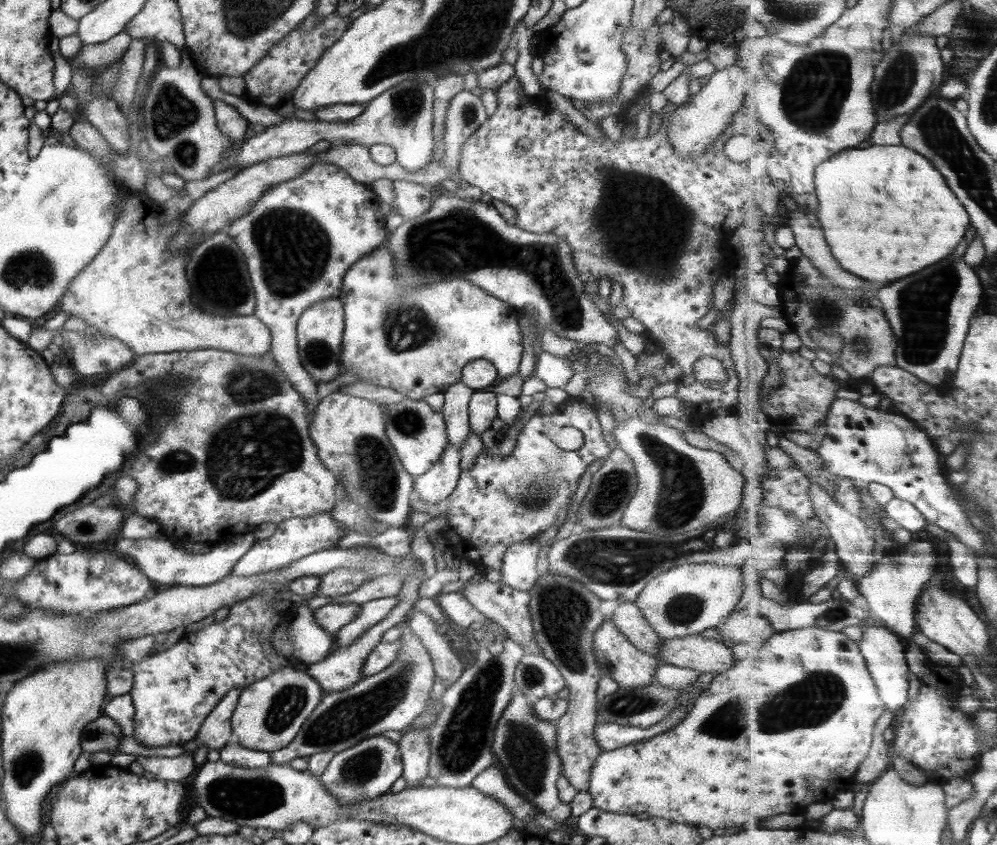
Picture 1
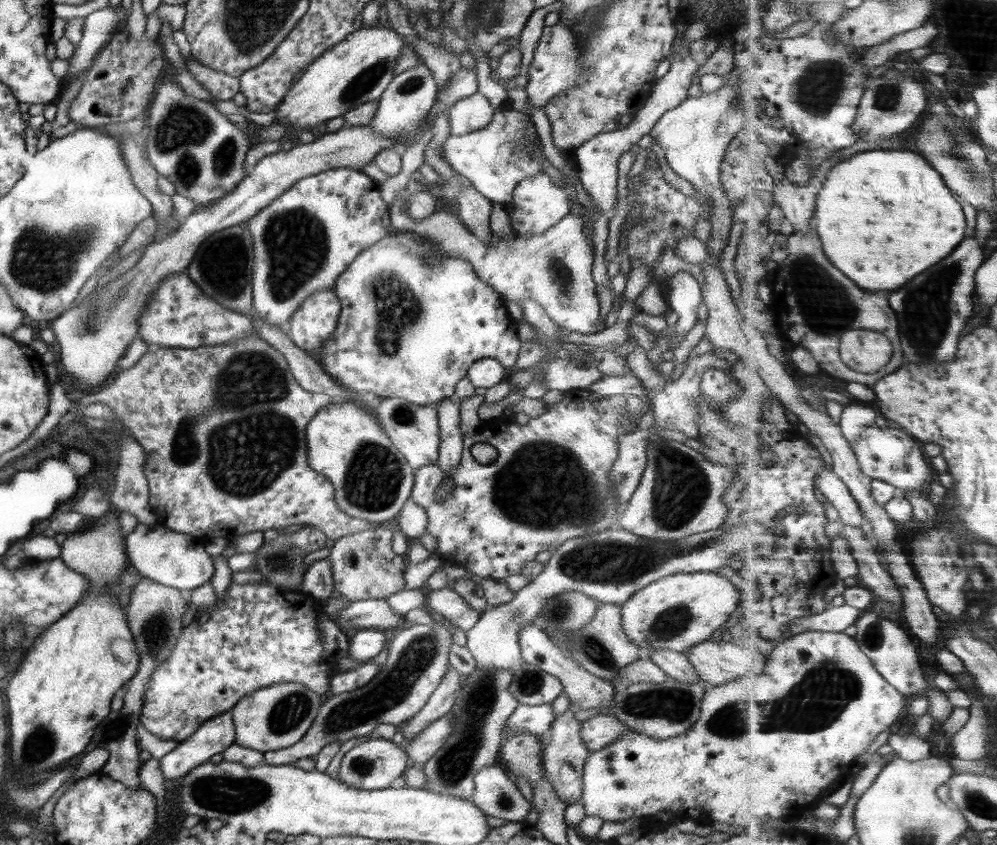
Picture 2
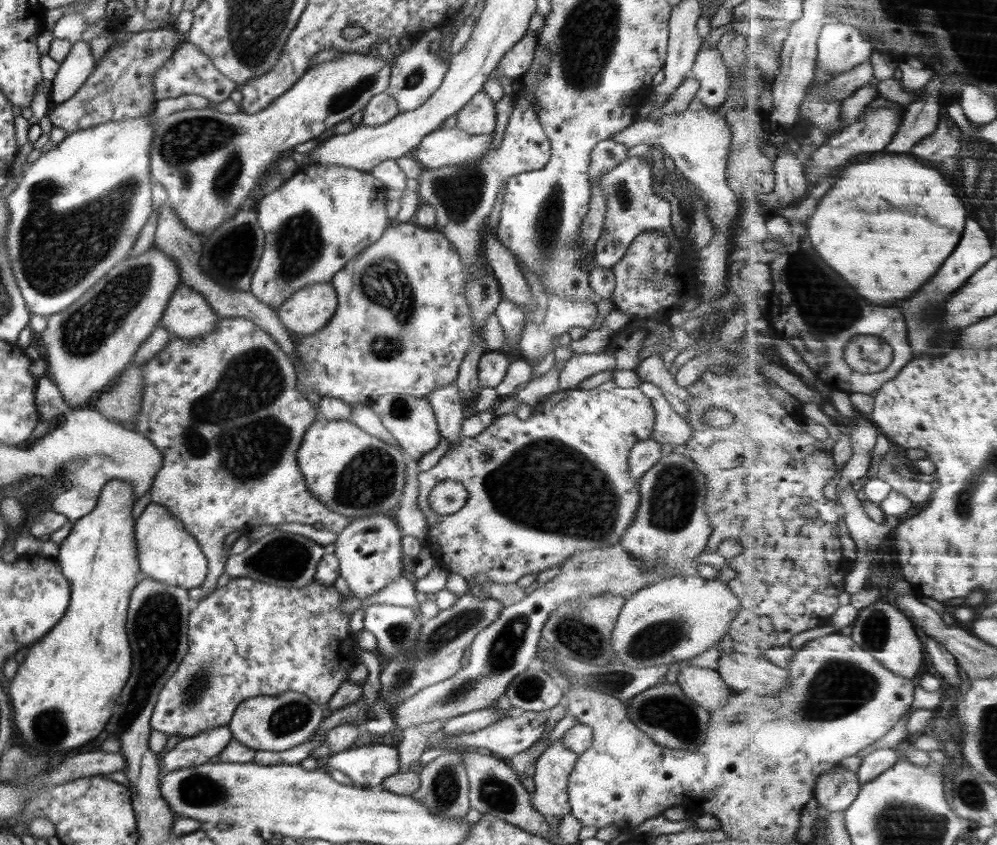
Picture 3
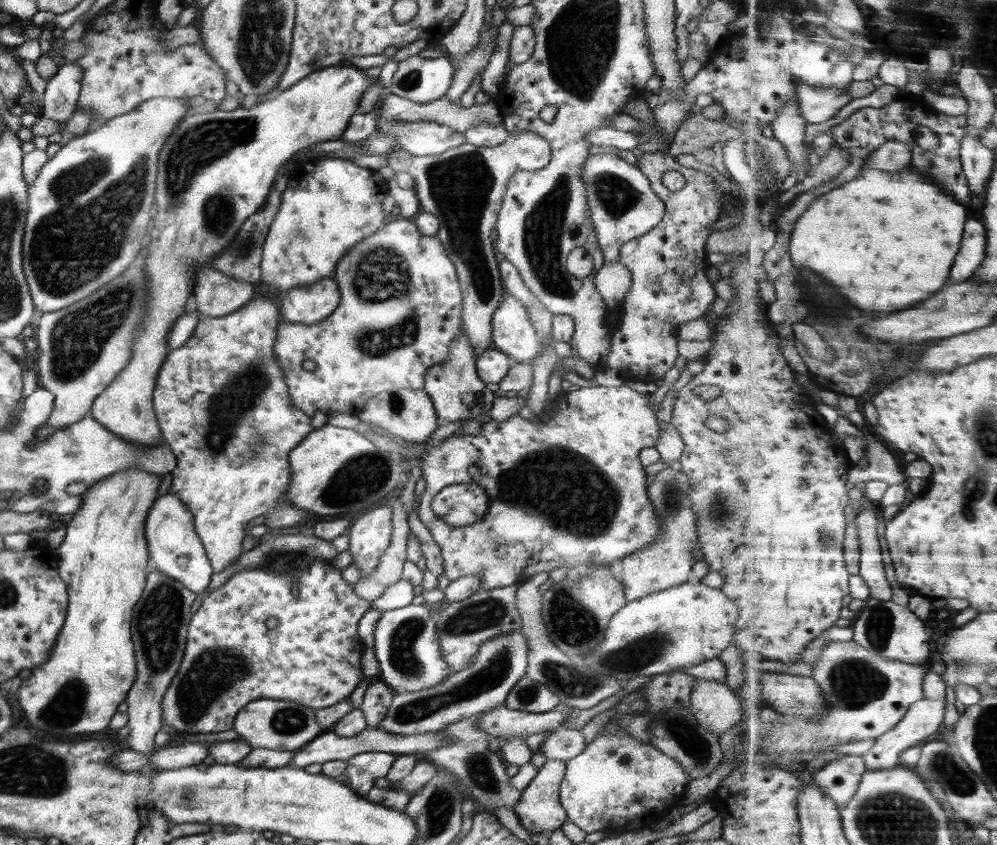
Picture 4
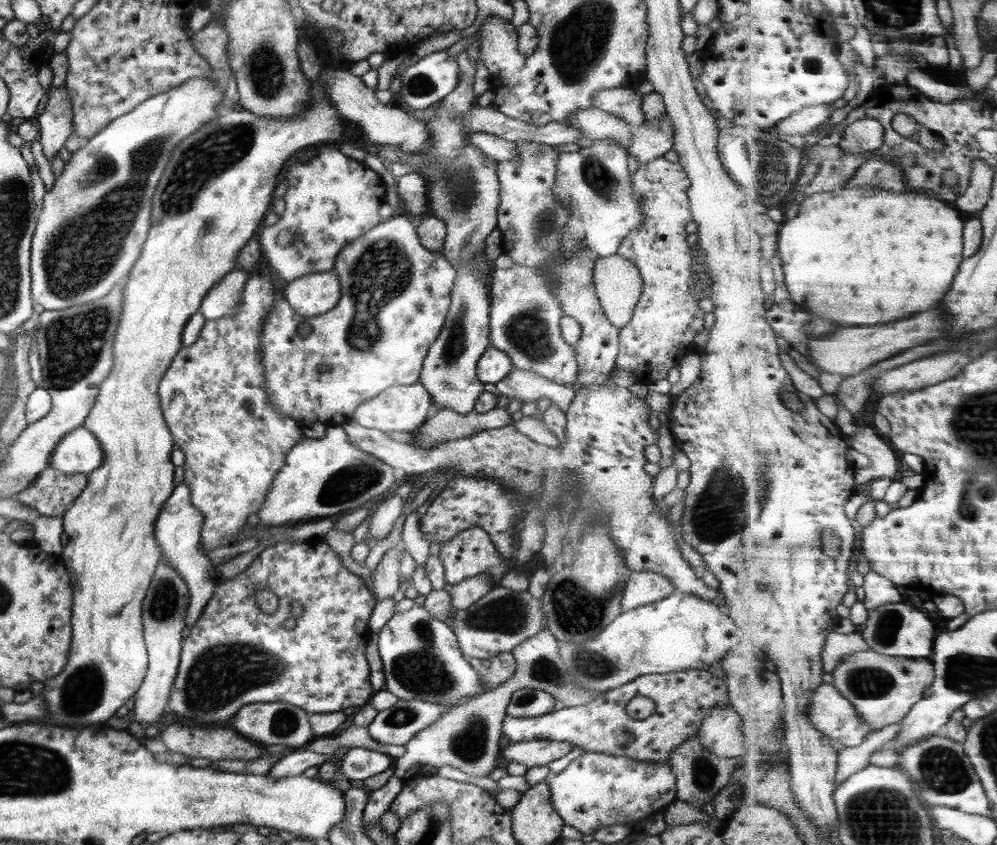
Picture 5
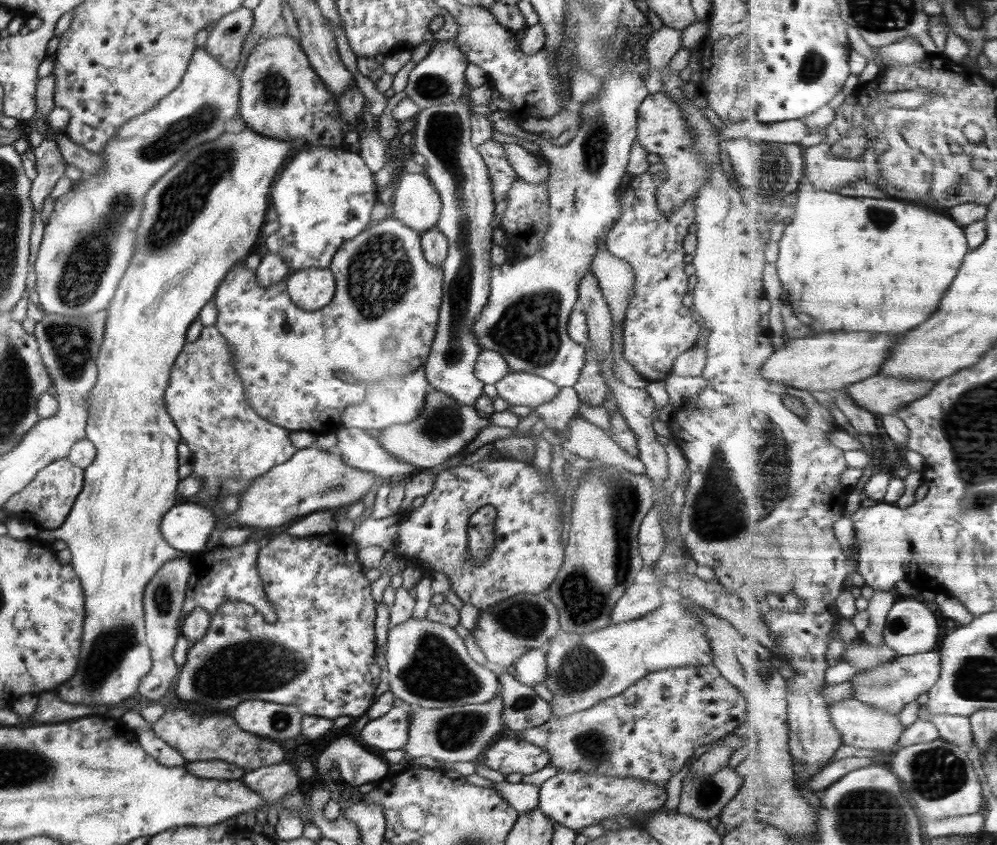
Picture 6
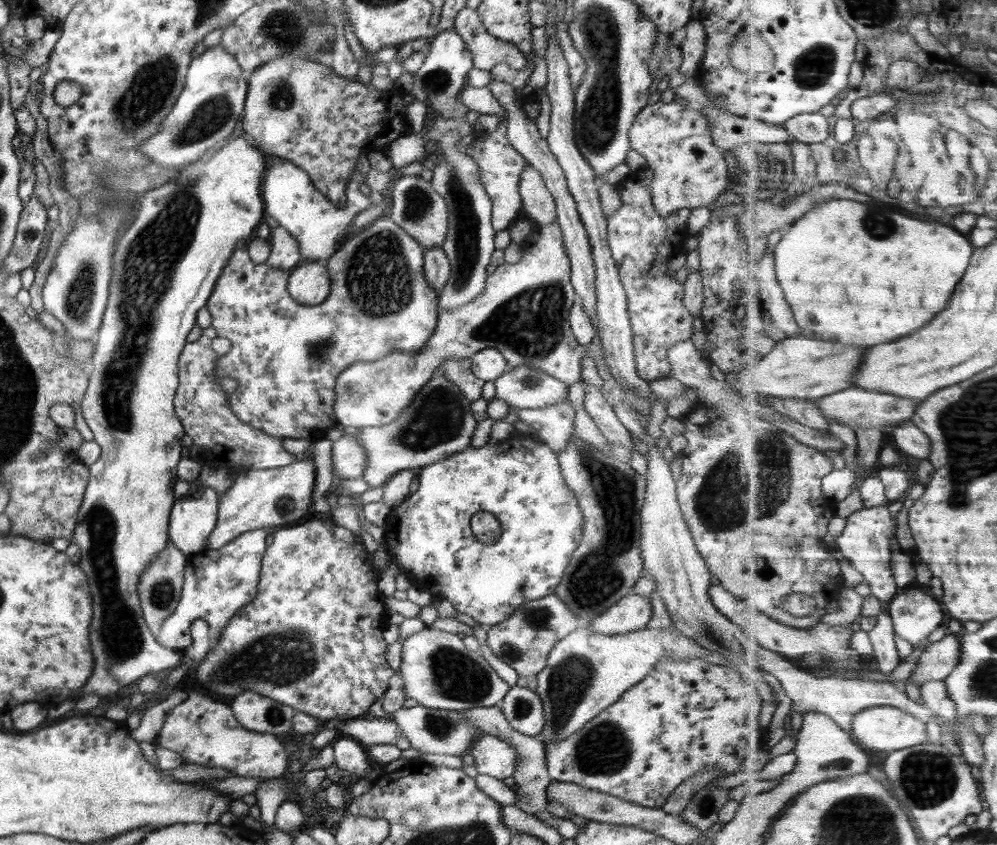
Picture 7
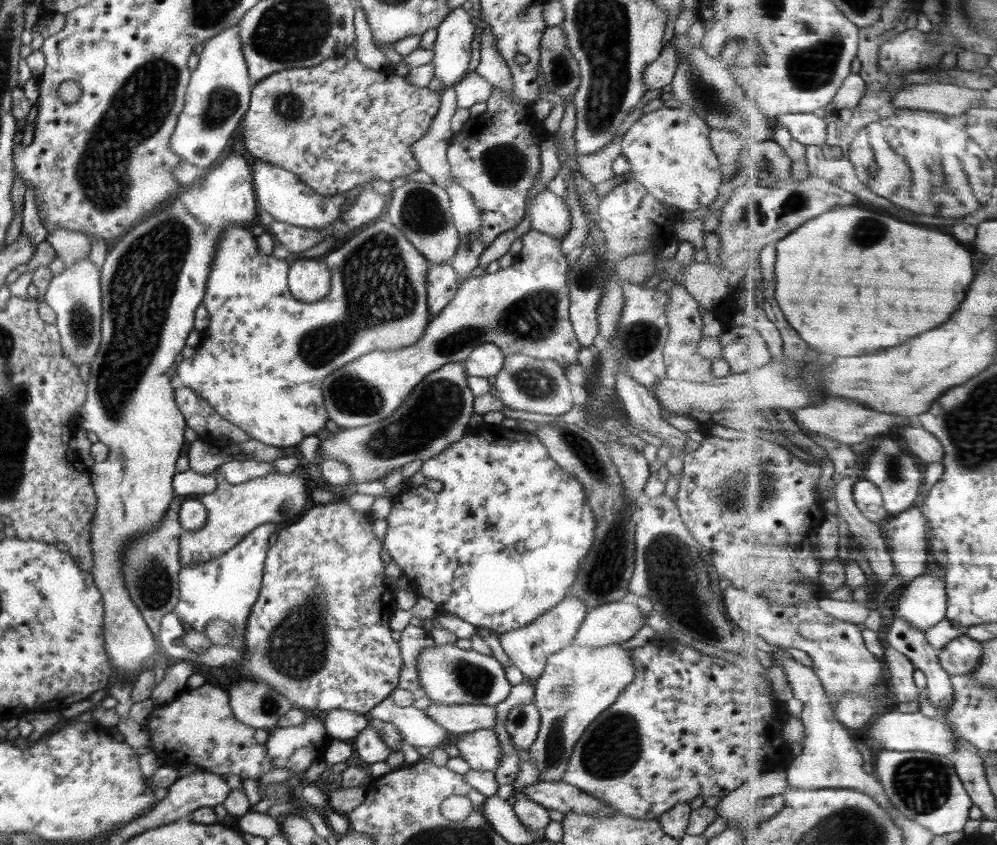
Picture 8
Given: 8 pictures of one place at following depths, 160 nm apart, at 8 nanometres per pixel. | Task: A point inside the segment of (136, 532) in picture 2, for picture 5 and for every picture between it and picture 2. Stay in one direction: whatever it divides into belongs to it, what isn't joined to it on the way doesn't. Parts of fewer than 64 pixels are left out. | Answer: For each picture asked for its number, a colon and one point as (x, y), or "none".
3: (166, 551)
4: (174, 549)
5: (177, 530)

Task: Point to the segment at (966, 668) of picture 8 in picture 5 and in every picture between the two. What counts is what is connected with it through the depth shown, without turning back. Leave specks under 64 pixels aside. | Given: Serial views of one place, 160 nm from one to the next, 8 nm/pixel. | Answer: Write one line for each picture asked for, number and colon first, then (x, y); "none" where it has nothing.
5: (885, 689)
6: (890, 687)
7: (939, 662)

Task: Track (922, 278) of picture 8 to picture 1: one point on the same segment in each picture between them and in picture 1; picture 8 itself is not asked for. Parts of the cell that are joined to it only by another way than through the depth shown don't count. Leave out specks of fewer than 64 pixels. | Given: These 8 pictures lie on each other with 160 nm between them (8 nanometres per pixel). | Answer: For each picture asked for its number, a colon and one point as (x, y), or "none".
1: (888, 212)
2: (886, 215)
3: (892, 221)
4: (885, 257)
5: (843, 258)
6: (858, 263)
7: (868, 276)

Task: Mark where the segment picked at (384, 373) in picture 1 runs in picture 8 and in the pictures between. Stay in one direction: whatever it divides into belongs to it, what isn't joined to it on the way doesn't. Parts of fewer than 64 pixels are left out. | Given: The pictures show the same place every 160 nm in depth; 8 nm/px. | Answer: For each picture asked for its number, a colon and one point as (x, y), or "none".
2: (410, 327)
3: (366, 350)
4: (365, 347)
5: (320, 368)
6: (289, 360)
7: (286, 356)
8: (261, 363)

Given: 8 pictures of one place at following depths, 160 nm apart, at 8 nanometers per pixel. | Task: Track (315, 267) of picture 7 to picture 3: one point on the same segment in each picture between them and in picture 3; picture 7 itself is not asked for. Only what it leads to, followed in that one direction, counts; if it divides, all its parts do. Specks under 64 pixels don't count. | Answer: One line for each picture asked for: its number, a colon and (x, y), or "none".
3: (308, 310)
4: (306, 304)
5: (311, 295)
6: (310, 289)

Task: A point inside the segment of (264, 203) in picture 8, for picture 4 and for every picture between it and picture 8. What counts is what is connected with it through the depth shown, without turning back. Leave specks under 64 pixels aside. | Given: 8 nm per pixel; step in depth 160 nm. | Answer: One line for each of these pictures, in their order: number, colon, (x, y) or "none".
4: (331, 203)
5: (331, 199)
6: (324, 197)
7: (289, 196)

